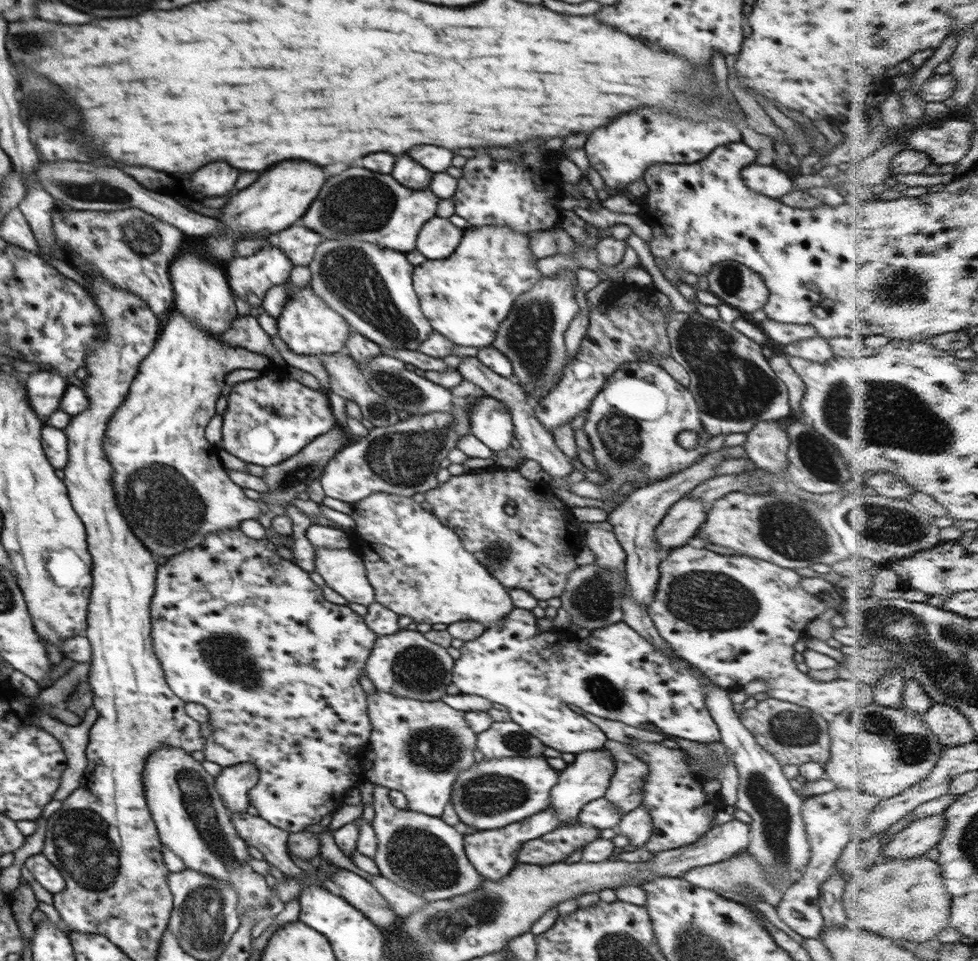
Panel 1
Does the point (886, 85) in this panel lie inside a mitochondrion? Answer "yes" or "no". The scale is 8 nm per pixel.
no

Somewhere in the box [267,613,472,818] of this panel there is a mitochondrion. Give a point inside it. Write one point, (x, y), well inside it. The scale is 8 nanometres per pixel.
(438, 749)

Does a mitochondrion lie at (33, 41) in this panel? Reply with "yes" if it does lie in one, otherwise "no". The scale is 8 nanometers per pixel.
yes

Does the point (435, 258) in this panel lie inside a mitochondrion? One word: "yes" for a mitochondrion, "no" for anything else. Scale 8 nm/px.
no

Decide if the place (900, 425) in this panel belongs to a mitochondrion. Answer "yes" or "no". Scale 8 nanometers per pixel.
yes

